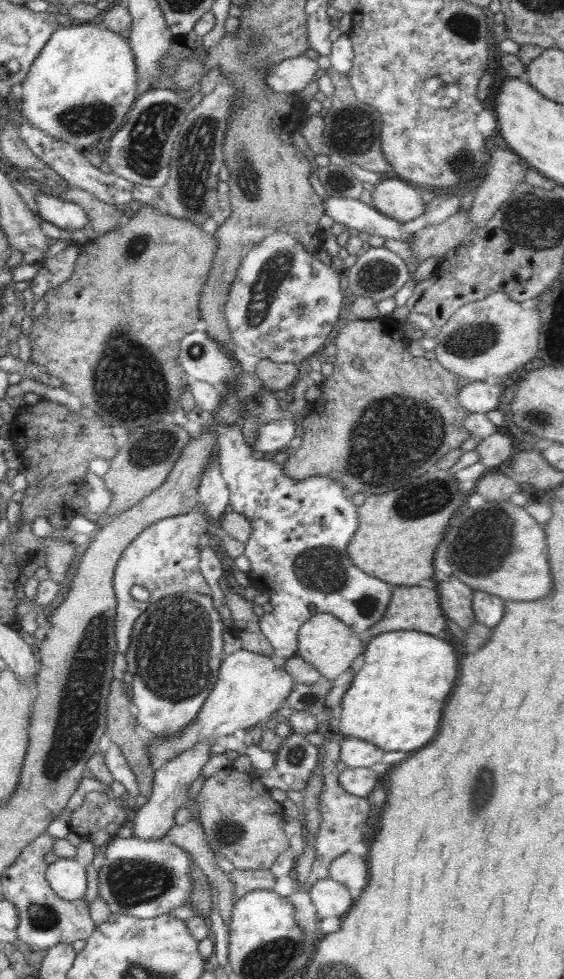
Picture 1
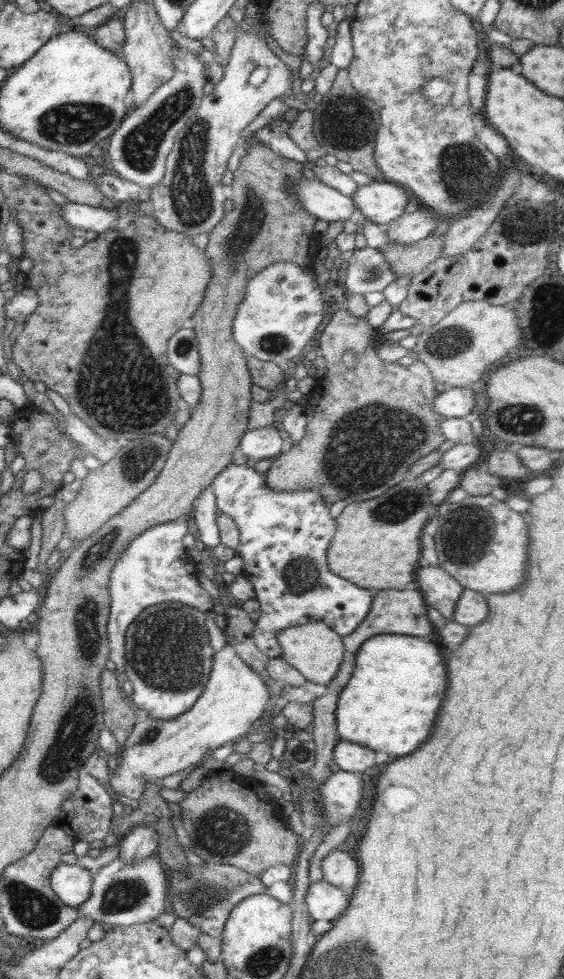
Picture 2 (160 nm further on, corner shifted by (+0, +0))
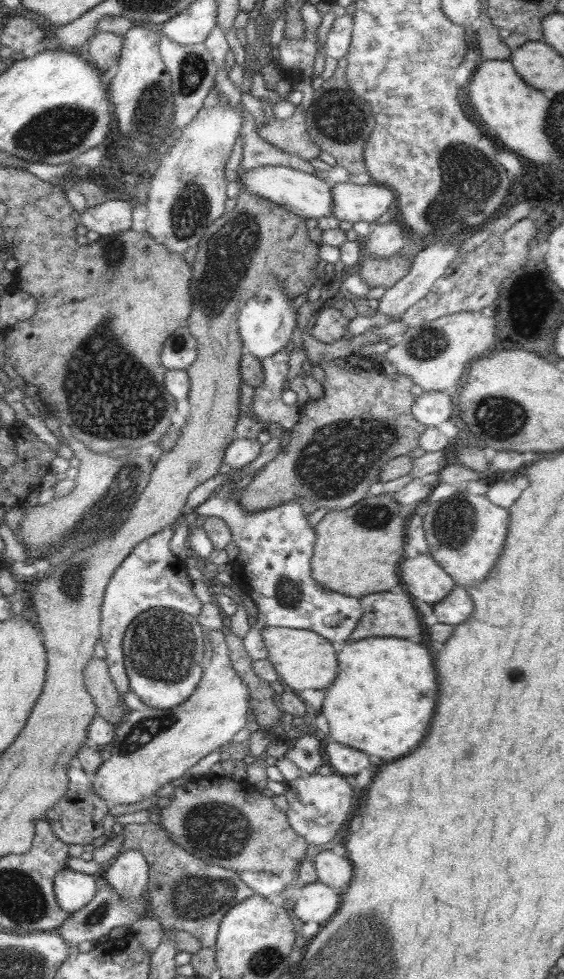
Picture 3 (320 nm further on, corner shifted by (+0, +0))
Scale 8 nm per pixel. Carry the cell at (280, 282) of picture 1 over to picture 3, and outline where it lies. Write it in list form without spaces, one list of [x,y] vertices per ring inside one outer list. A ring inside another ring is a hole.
[[[275,278],[263,280],[254,298],[248,299],[238,317],[238,332],[243,345],[243,354],[252,354],[258,359],[274,356],[280,350],[286,350],[294,333],[298,331],[298,311],[292,309],[292,300],[284,294],[283,286]]]

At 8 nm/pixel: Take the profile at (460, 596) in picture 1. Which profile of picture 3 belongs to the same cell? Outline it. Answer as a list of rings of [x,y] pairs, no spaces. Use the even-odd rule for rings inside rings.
[[[430,553],[402,559],[397,570],[405,592],[431,606],[446,597],[456,586],[454,579]]]

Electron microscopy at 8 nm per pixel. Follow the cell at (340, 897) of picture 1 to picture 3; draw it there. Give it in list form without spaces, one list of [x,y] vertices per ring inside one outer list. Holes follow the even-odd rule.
[[[319,881],[305,885],[294,904],[294,914],[304,922],[324,922],[339,909],[341,894]]]

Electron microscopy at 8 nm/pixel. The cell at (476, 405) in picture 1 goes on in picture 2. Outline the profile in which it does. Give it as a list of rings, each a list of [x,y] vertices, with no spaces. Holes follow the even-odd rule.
[[[449,387],[434,397],[432,411],[446,419],[469,418],[475,407],[475,399],[471,387]]]

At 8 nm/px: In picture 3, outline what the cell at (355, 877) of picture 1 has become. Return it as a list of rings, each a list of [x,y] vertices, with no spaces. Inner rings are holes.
[[[326,850],[312,859],[320,883],[341,895],[348,890],[354,871],[346,856],[338,856],[331,850]]]

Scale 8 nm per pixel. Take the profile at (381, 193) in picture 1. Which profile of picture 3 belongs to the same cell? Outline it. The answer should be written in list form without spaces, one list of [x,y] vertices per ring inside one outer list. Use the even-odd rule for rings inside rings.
[[[341,182],[331,186],[332,214],[338,220],[351,223],[358,221],[374,223],[396,202],[393,189],[378,184],[359,185]]]

